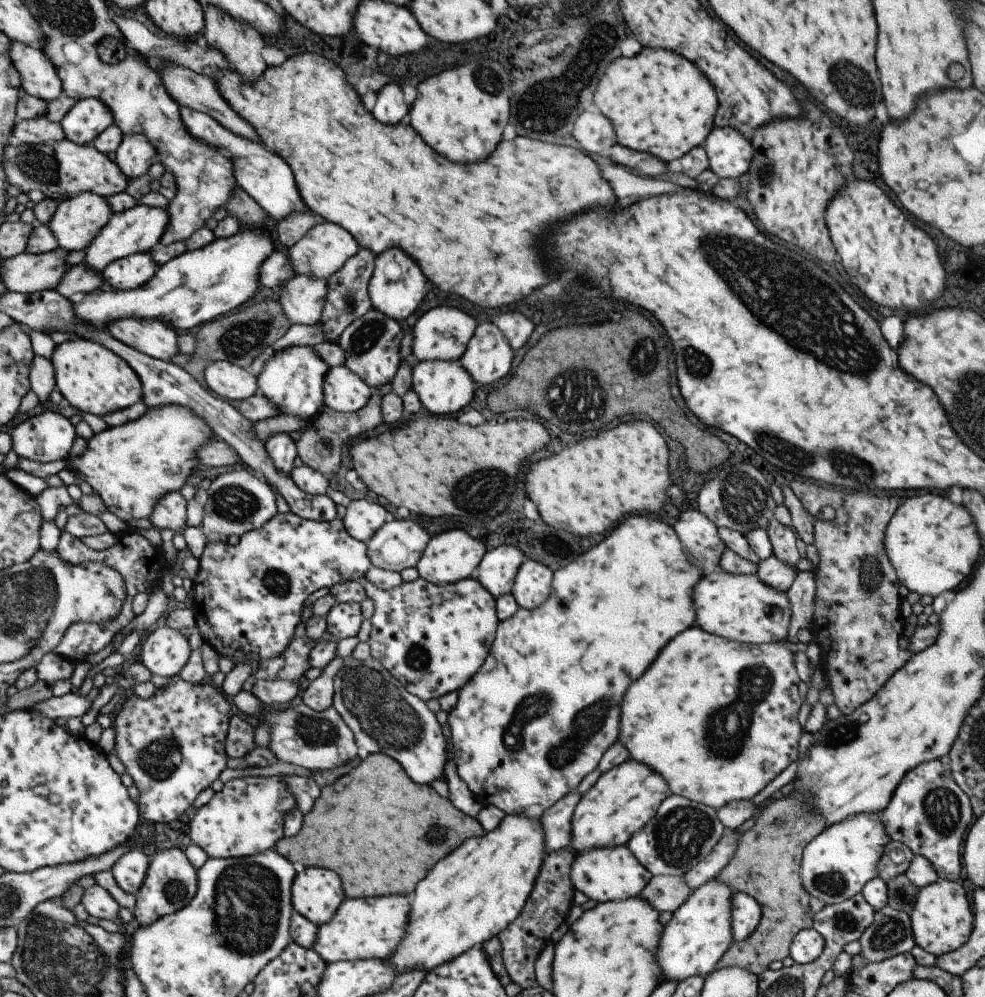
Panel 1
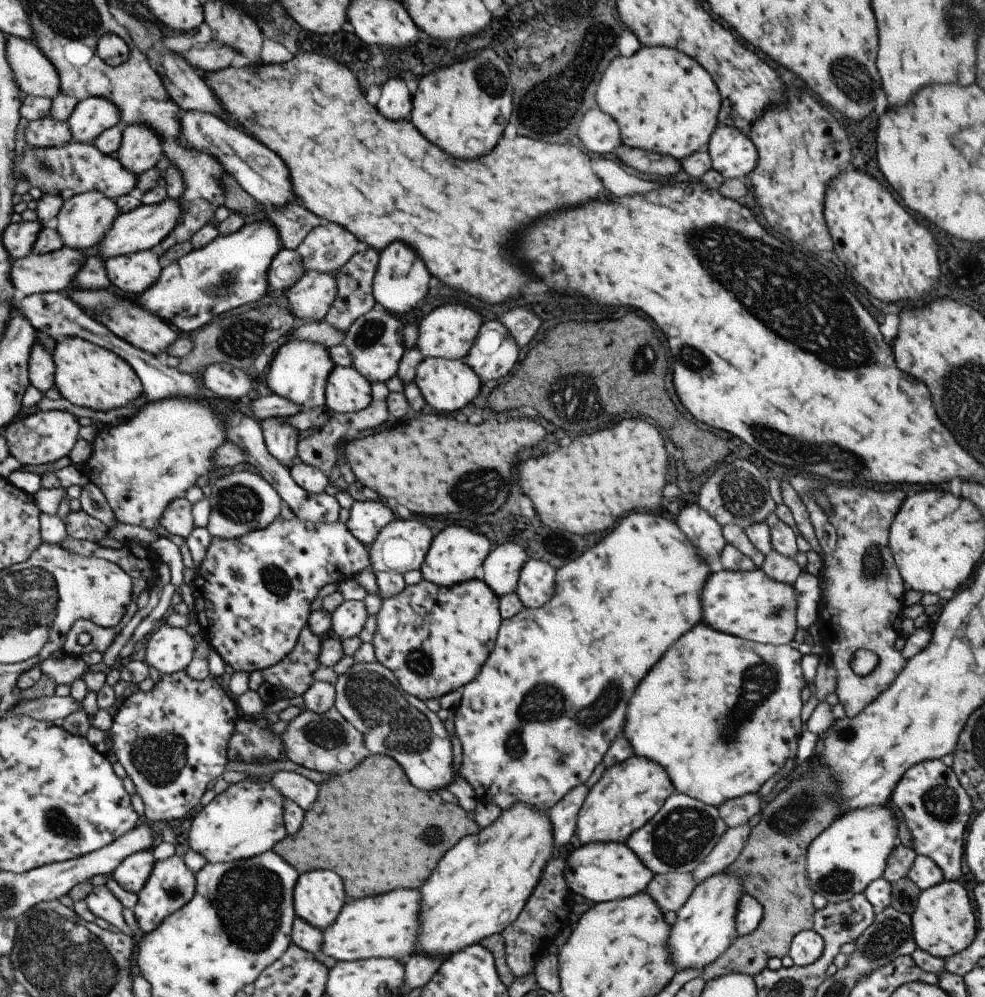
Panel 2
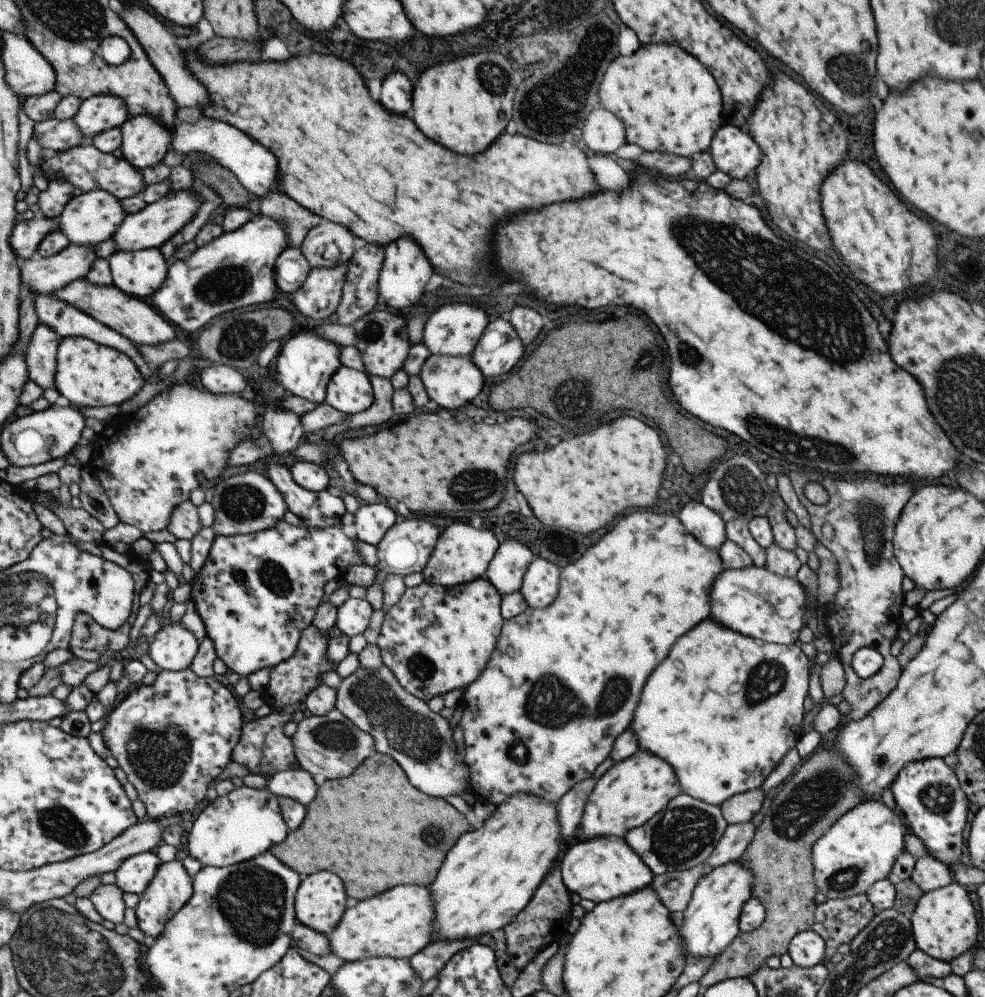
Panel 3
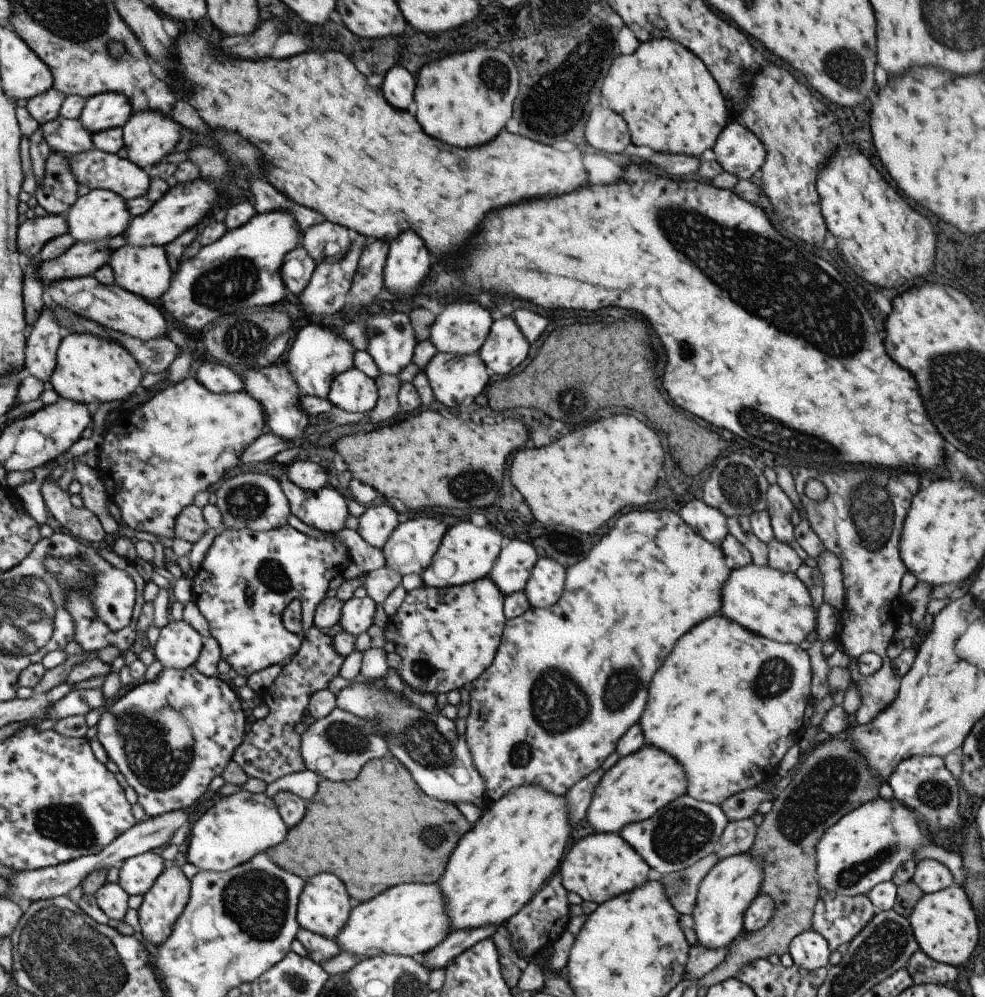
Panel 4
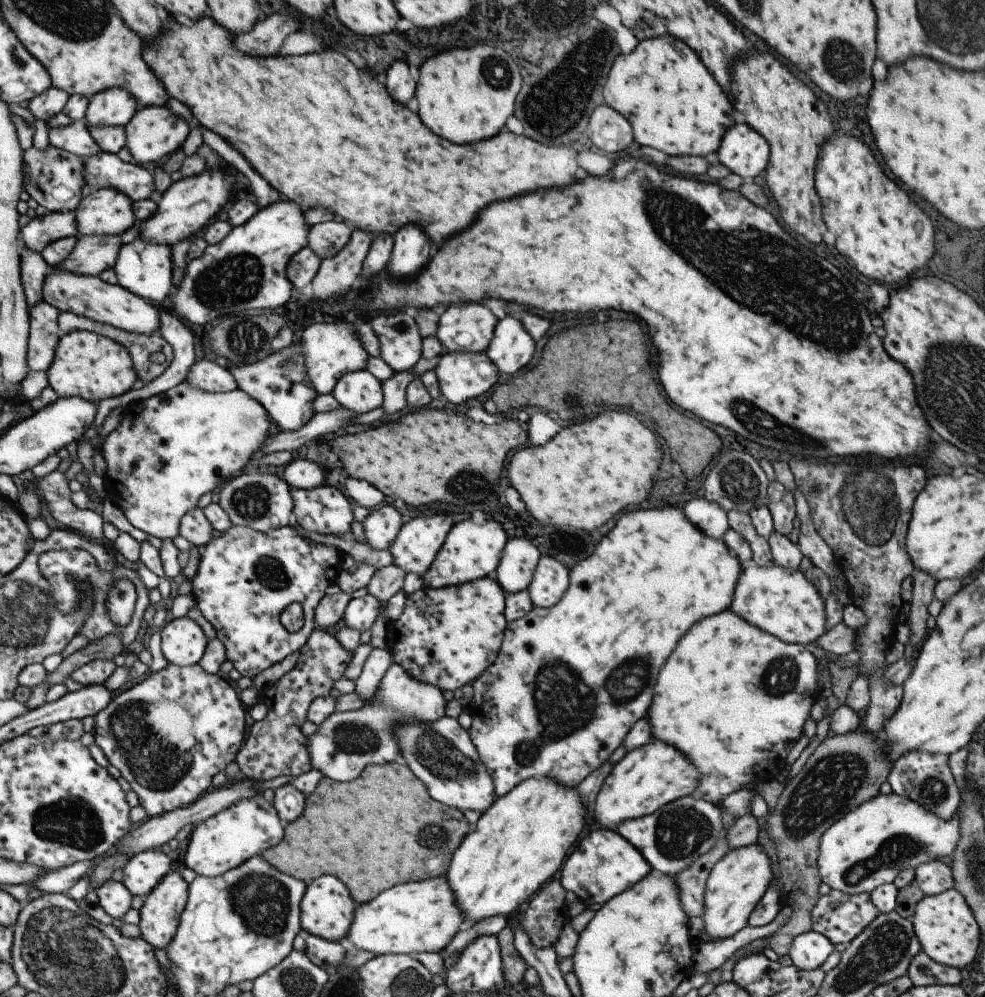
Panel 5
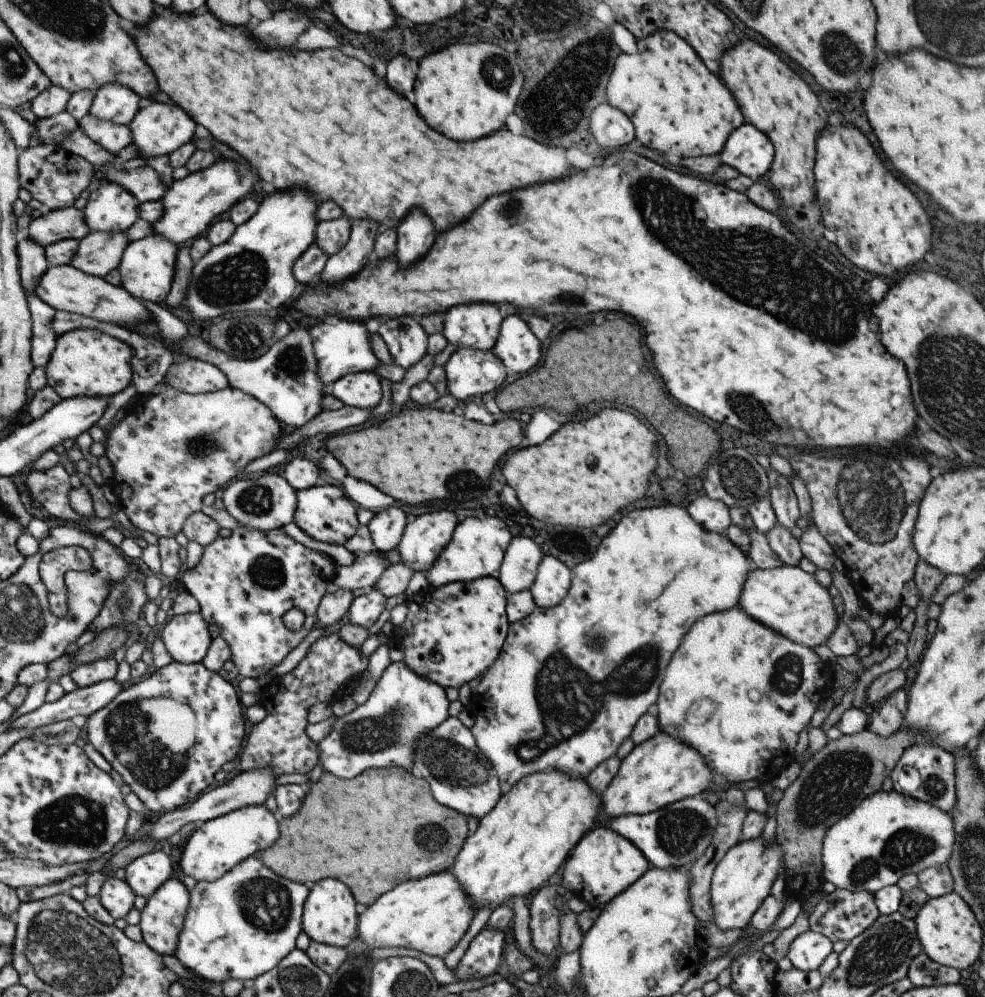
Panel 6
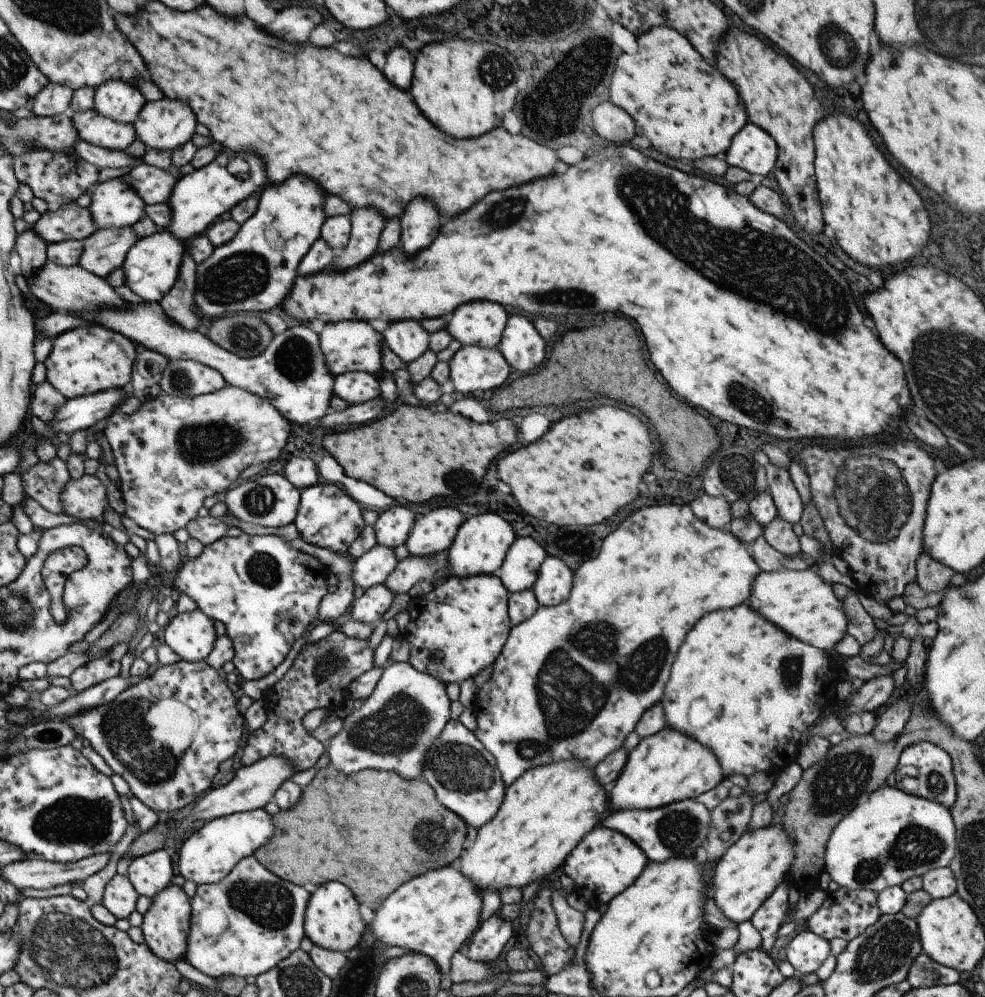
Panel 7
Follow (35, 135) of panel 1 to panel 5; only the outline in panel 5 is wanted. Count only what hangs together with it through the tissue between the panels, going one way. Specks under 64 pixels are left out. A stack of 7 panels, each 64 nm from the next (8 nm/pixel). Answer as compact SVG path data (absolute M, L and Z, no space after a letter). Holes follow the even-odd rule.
M73 119L71 124L59 128L47 127L47 138L53 148L69 152L79 158L89 158L100 152L97 144L91 139L83 119Z

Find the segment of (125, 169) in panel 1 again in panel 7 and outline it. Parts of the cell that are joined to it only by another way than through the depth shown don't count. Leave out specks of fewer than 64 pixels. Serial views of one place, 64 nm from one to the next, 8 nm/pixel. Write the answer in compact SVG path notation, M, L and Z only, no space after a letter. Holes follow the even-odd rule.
M163 96L156 101L146 101L132 125L136 140L140 140L146 149L171 151L190 140L196 123L195 115L188 104L185 104L181 99L170 99Z

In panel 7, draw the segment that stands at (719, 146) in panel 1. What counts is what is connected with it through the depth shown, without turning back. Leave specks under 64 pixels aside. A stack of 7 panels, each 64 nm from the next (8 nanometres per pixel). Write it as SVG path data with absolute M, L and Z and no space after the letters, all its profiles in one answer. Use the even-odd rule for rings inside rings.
M747 122L733 135L724 155L729 167L739 167L760 179L774 168L778 148L766 130Z

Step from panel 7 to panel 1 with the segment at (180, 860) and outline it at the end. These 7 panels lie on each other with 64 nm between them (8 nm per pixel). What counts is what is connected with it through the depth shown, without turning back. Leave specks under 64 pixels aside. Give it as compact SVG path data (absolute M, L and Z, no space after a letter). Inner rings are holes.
M281 775L230 780L196 810L189 824L189 844L199 846L212 859L250 857L265 852L273 849L282 837L284 814L293 807L296 802L286 791Z

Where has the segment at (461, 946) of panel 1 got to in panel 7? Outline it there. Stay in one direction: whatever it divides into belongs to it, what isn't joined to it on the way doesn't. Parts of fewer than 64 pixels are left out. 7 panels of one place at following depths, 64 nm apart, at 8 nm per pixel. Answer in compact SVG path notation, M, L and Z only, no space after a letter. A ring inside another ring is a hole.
M579 759L535 765L505 788L495 816L478 828L471 846L465 846L460 871L480 892L492 888L499 894L503 887L522 889L528 882L540 882L598 825L607 803L607 788Z

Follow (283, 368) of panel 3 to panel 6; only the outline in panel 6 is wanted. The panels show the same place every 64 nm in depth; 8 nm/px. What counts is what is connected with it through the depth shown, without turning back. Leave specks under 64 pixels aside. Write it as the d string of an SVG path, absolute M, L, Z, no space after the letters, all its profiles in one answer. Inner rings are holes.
M341 319L335 324L318 323L307 330L311 336L311 348L315 356L315 374L328 392L335 380L355 372L374 372L377 358L369 346L369 332L364 323Z

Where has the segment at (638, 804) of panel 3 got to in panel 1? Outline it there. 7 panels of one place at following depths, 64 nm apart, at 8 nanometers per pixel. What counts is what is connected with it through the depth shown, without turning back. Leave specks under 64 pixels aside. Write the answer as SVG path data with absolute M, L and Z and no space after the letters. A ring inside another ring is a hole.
M627 759L601 773L591 788L580 796L570 822L570 844L575 853L599 847L625 845L671 793L666 780L642 762Z

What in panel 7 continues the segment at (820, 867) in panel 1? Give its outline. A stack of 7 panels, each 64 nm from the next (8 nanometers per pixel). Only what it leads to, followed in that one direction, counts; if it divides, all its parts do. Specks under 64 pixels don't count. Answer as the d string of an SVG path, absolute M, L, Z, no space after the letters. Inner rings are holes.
M885 784L835 825L826 842L824 871L841 888L878 893L928 870L947 867L955 845L955 825L949 808Z

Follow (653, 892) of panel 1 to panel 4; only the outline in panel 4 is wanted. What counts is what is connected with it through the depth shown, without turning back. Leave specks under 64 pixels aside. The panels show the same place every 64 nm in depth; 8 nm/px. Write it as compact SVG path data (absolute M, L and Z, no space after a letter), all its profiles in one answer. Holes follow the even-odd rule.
M715 853L701 858L699 862L680 872L663 874L657 882L661 882L663 892L673 906L673 910L680 914L689 915L693 912L698 883L703 876L716 864Z

